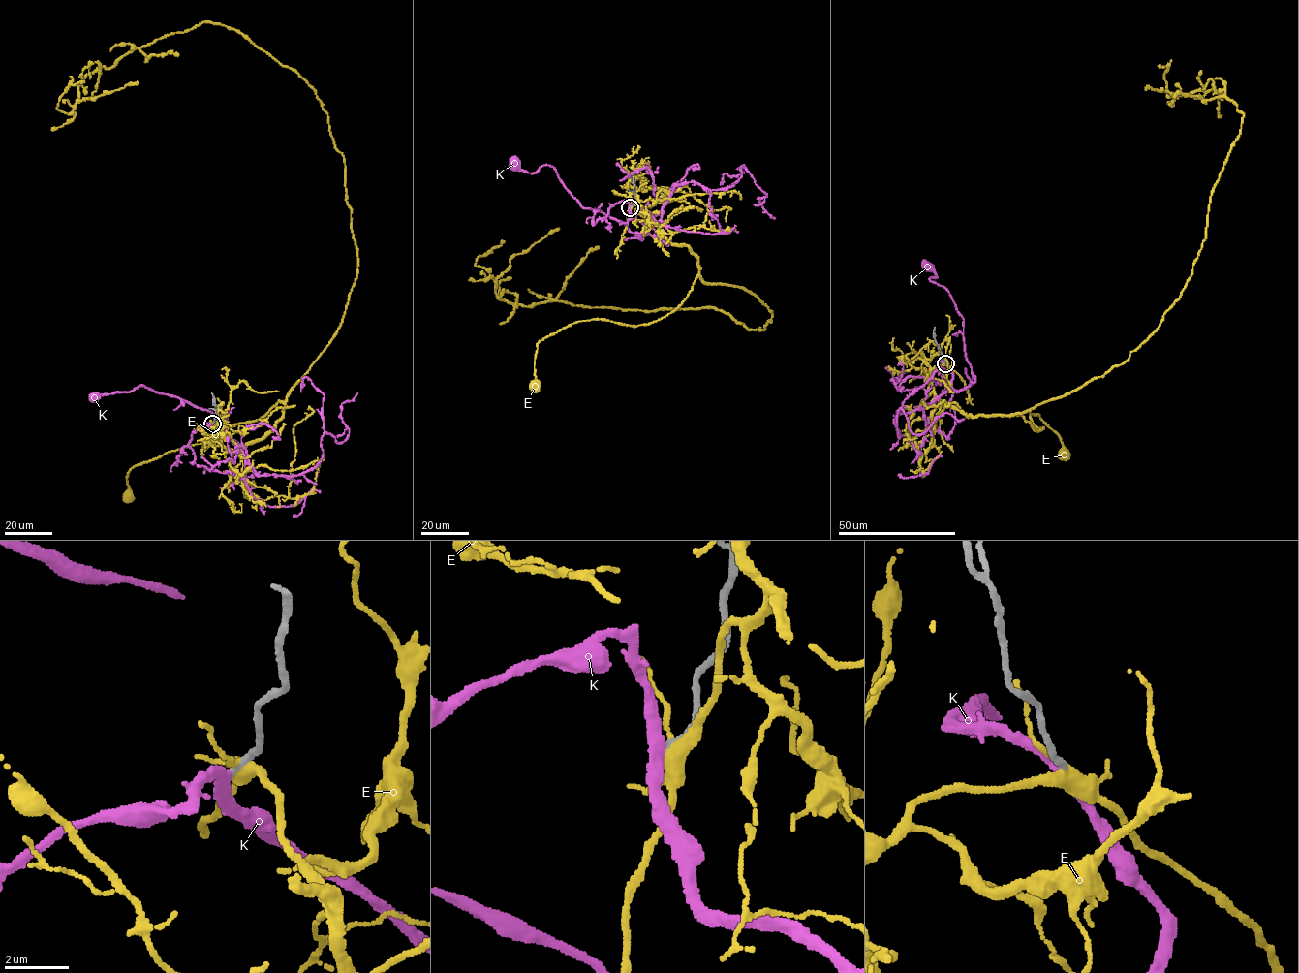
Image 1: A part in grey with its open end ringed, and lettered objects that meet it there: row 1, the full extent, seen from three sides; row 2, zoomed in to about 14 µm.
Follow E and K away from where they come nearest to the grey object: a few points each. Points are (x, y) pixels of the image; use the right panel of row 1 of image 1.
E: (945, 363), (930, 372), (943, 404), (1015, 414), (1037, 430), (1037, 414), (1063, 453)
K: (945, 363), (954, 390), (974, 381), (966, 359), (963, 320), (944, 288), (930, 280), (937, 275), (926, 266)

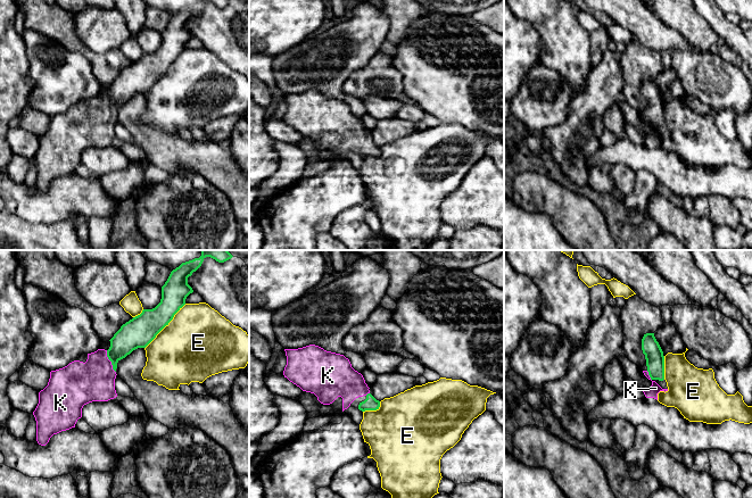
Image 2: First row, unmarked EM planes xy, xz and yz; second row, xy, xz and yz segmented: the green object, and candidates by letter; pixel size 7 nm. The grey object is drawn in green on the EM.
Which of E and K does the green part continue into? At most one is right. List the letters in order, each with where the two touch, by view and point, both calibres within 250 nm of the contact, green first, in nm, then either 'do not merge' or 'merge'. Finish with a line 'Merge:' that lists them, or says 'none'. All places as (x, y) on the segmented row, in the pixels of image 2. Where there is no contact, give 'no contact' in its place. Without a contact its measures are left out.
E: meets green in xy at (165, 325); 220 nm thick on the green side, 480 nm on the other; do not merge
K: meets green in xy at (110, 360); 200 nm thick on the green side, 280 nm on the other; merge
Merge: K

